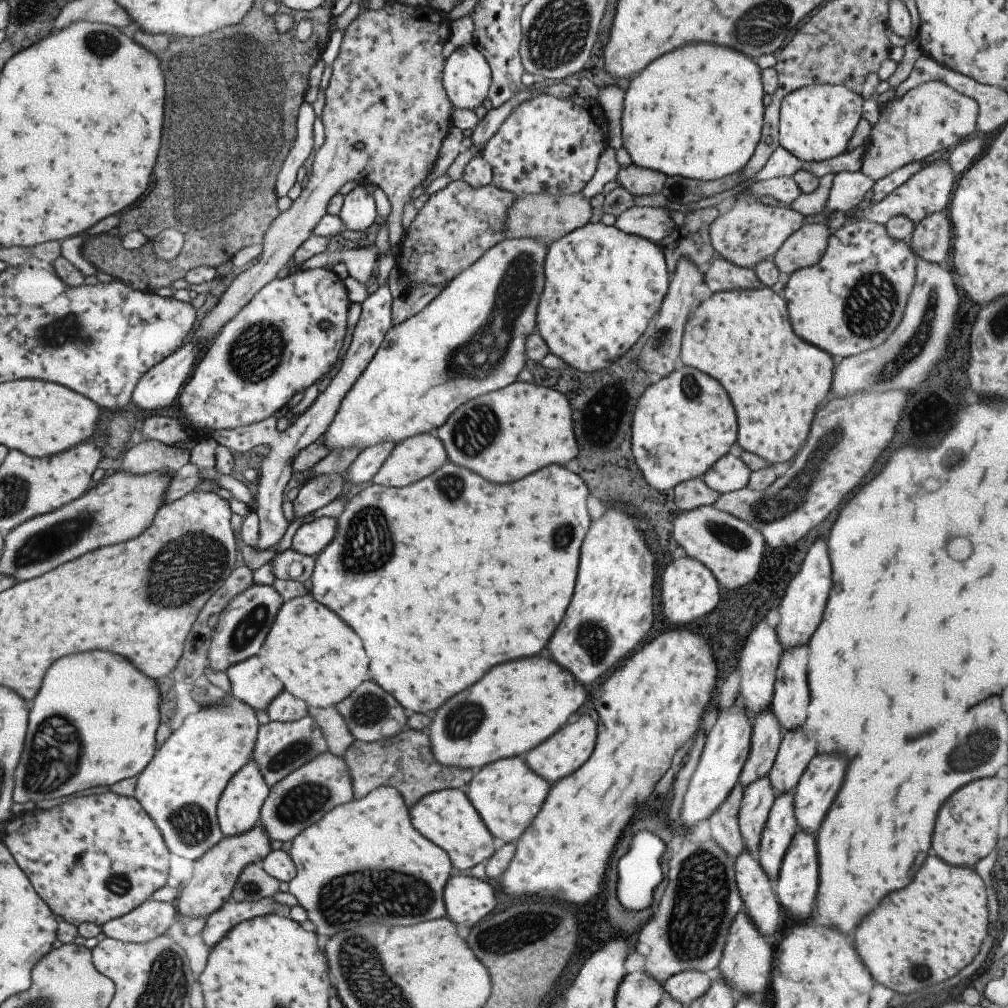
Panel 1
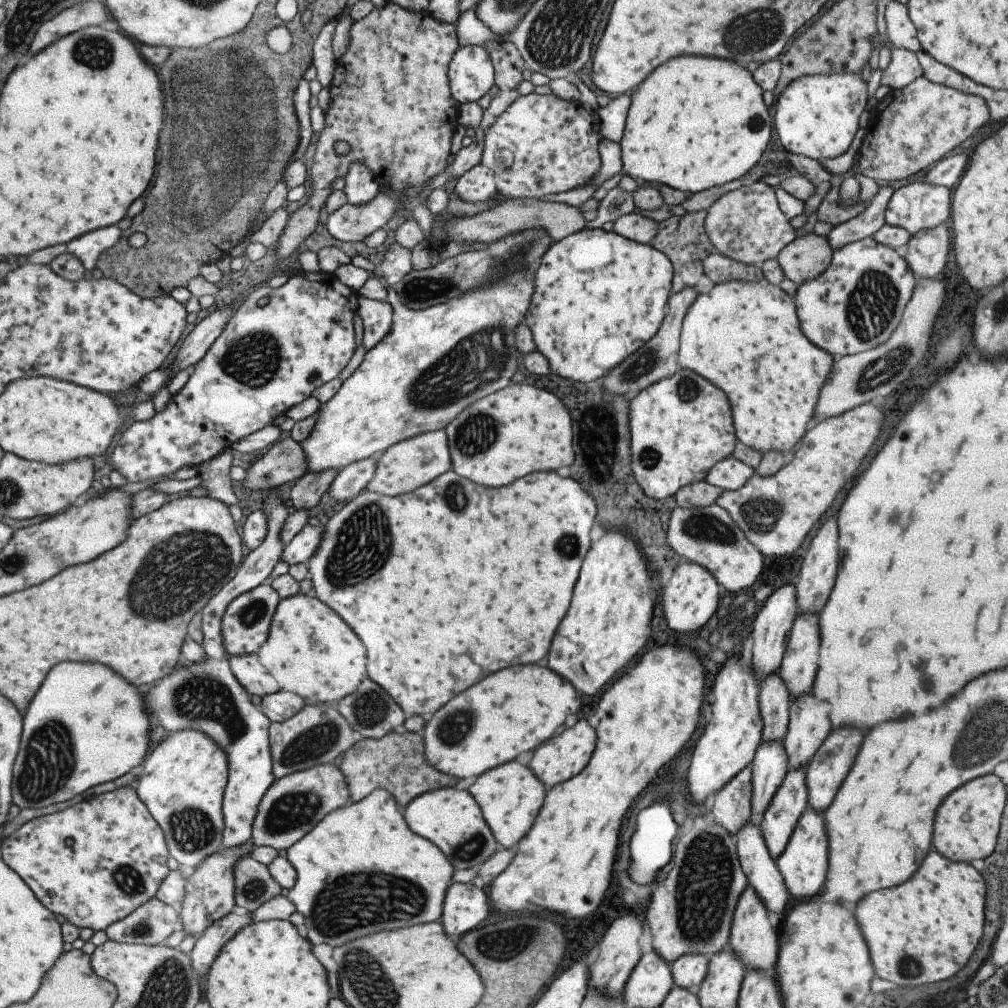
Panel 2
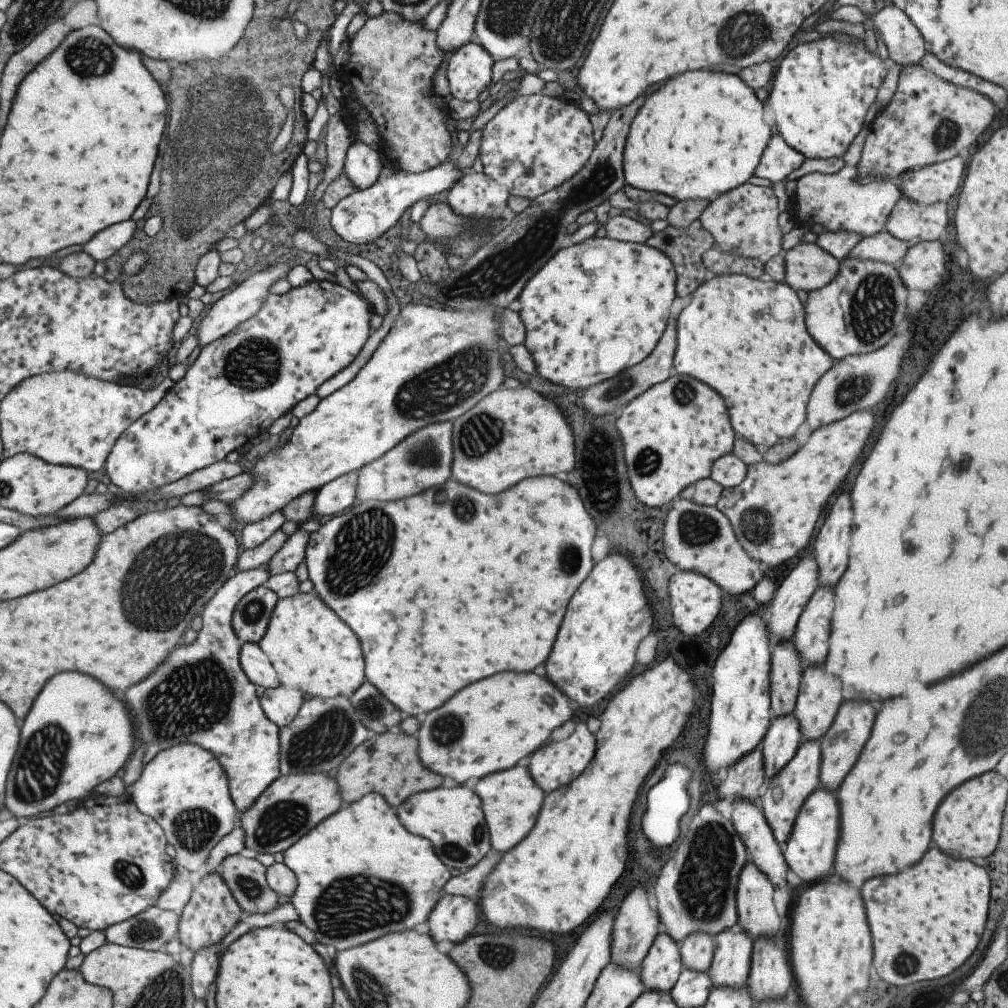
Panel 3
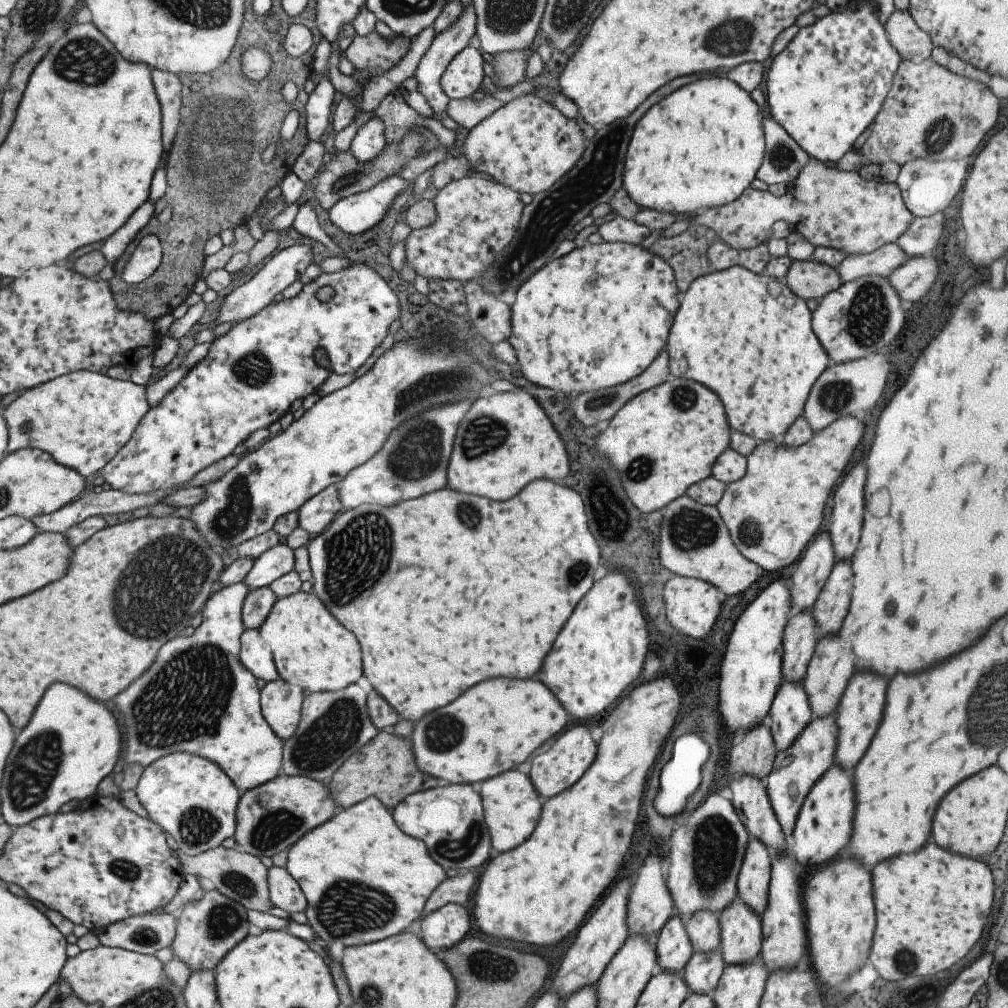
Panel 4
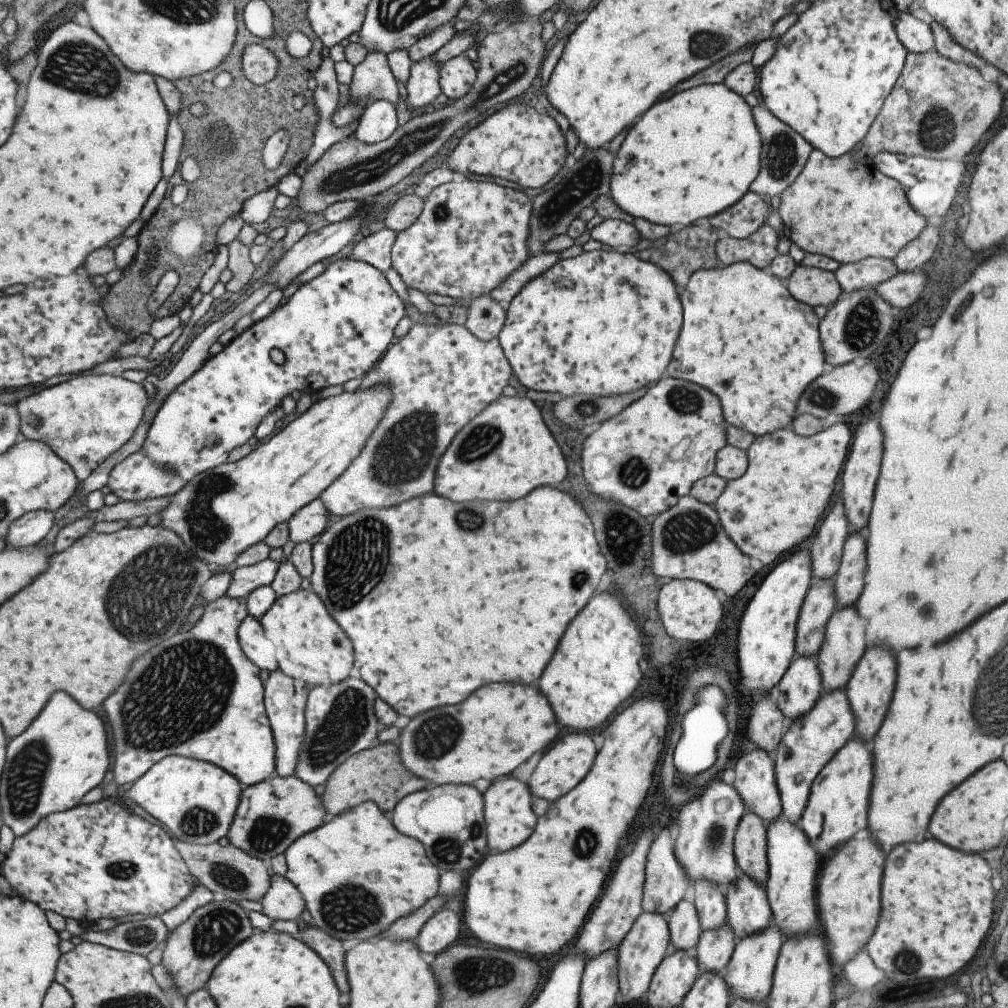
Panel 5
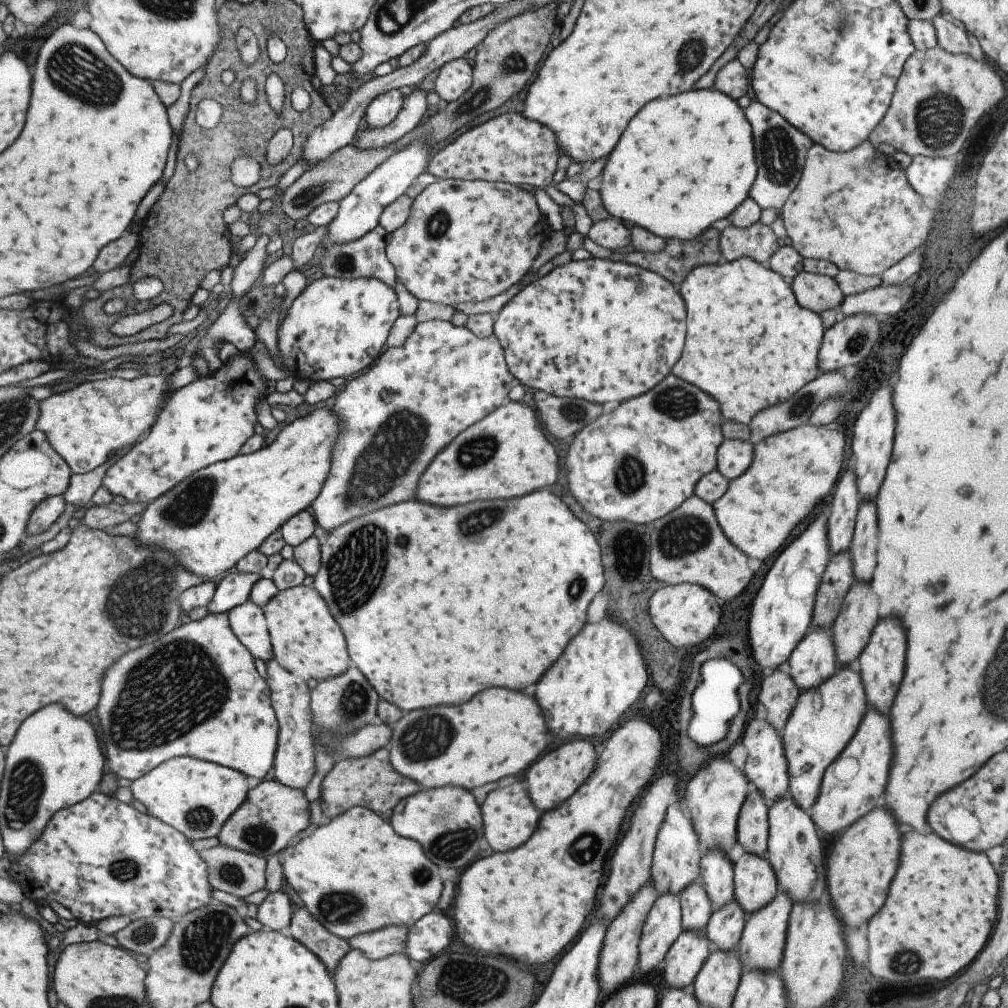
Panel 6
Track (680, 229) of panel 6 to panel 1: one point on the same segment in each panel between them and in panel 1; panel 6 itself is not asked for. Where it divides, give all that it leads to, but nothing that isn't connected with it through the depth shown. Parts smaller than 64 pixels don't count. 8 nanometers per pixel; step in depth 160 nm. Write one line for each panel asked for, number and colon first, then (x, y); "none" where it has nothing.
1: (696, 112)
2: (695, 123)
3: (702, 133)
4: (700, 147)
5: (695, 154)

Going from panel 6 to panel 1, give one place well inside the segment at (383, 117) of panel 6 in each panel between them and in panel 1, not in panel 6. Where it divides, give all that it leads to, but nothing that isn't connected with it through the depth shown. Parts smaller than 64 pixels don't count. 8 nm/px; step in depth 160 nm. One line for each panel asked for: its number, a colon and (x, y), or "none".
1: (357, 212)
2: (360, 187)
3: (362, 164)
4: (368, 142)
5: (377, 121)

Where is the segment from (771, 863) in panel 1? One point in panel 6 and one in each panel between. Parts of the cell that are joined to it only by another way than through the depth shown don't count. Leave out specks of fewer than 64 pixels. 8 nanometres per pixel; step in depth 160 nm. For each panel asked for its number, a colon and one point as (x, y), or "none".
2: (788, 803)
3: (786, 791)
4: (795, 770)
5: (808, 744)
6: (822, 721)

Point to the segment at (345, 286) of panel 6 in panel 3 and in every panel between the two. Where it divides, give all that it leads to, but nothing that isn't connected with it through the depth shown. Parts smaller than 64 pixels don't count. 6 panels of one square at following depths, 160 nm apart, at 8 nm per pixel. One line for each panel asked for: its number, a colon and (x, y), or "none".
3: (239, 384)
4: (249, 376)
5: (334, 327)

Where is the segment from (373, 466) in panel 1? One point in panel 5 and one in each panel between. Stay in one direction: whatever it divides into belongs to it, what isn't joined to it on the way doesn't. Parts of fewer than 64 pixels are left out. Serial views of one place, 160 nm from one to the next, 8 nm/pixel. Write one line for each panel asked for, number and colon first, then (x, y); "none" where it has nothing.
2: (351, 479)
3: (338, 494)
4: (315, 514)
5: (307, 523)

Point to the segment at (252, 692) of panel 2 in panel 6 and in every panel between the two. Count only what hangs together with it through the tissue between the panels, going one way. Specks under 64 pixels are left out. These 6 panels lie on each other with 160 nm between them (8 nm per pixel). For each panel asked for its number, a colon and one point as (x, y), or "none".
3: (255, 665)
4: (255, 656)
5: (256, 647)
6: (246, 621)

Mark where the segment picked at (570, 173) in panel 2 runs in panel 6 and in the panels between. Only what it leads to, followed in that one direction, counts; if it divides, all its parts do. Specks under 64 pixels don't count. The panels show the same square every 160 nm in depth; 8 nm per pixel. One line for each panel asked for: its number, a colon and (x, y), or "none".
3: (534, 143)
4: (526, 145)
5: (515, 143)
6: (509, 148)

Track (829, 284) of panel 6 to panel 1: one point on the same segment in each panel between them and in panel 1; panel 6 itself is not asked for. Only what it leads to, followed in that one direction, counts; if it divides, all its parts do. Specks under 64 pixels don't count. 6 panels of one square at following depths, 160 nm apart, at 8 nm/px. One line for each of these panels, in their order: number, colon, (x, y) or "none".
1: (804, 247)
2: (806, 256)
3: (807, 267)
4: (805, 279)
5: (809, 285)

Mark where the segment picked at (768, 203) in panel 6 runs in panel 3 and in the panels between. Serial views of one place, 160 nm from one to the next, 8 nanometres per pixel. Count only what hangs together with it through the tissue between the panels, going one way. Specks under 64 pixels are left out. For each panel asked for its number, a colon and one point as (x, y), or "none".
3: (777, 160)
4: (782, 160)
5: (783, 152)

